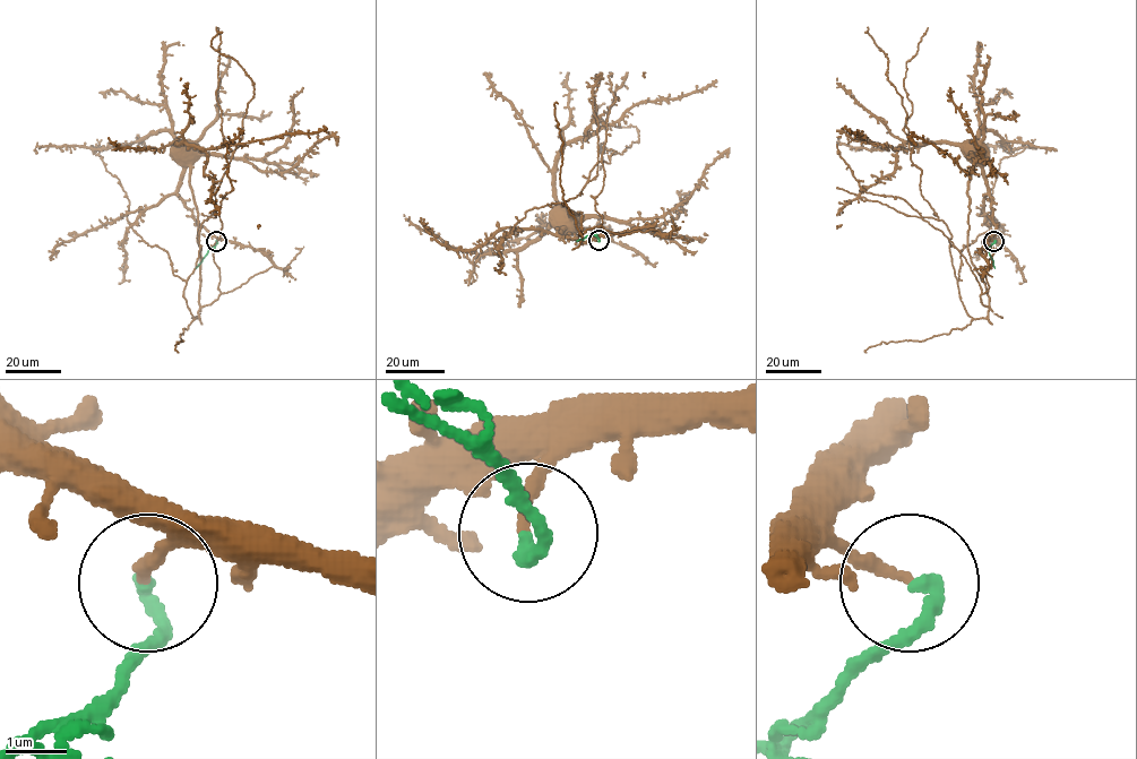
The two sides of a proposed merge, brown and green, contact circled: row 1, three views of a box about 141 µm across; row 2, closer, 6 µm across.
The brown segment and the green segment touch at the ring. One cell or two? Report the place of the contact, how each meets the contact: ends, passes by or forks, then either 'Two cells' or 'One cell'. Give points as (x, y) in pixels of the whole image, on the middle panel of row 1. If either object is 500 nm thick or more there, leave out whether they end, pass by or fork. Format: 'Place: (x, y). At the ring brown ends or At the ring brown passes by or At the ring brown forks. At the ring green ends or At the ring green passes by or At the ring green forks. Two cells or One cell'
Place: (599, 240). At the ring brown ends. At the ring green ends. Two cells

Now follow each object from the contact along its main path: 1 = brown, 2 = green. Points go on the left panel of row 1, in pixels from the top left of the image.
1: (216, 240), (194, 217), (178, 193), (182, 169), (177, 158), (178, 145)
2: (216, 240), (196, 268)

